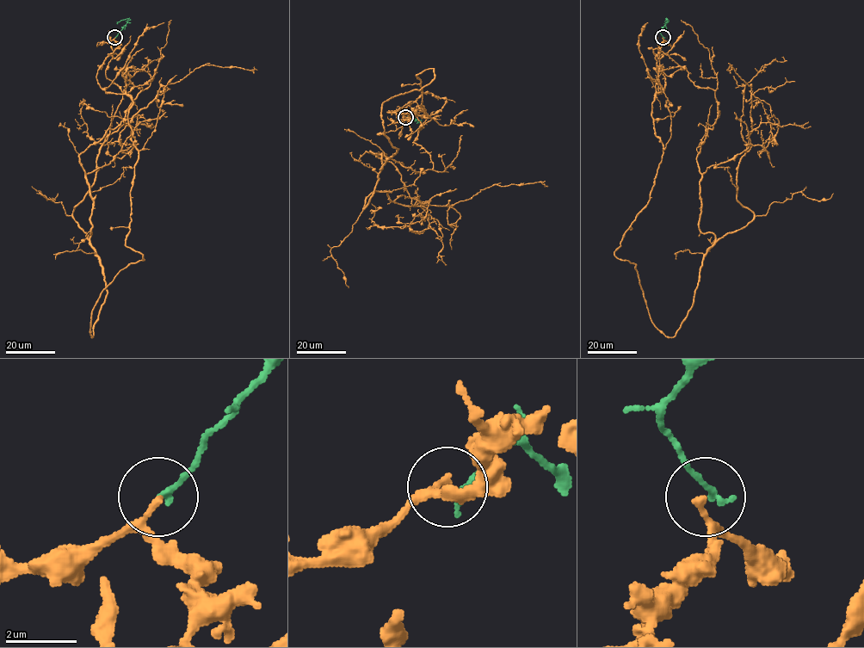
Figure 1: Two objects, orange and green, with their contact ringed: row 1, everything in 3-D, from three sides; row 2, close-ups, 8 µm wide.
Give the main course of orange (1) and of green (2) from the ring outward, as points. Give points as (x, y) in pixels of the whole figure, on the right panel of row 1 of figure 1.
1: (663, 38), (662, 160), (614, 255), (669, 337), (703, 257), (753, 218), (737, 200), (750, 87), (731, 70)
2: (663, 38), (659, 31), (663, 23)

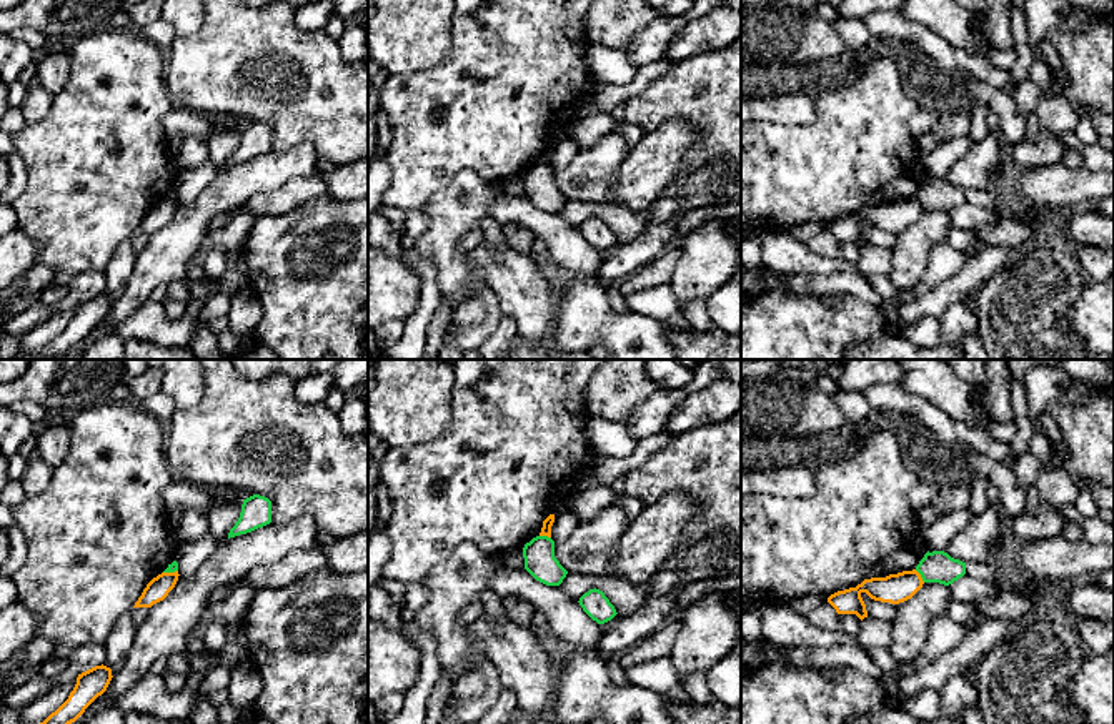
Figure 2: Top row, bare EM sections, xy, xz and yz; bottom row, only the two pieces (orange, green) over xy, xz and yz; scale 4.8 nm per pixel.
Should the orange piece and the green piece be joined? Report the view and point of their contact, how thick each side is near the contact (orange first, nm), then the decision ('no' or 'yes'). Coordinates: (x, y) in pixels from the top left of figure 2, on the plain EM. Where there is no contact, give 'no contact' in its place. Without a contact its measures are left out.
yz (920, 203) | 140/160 nm | no

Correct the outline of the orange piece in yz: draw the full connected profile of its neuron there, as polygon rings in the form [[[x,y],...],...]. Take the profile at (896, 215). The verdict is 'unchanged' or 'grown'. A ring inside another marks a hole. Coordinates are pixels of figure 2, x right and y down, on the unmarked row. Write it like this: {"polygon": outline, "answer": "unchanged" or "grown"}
{"polygon": [[[916,196],[903,198],[886,205],[864,206],[856,215],[831,221],[828,230],[838,241],[856,241],[863,248],[868,245],[866,231],[861,225],[863,220],[874,228],[899,231],[911,226],[923,211],[924,208]]], "answer": "unchanged"}

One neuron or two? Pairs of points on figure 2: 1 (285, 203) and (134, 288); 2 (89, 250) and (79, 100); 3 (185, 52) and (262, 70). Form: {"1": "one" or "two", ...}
{"1": "two", "2": "one", "3": "one"}

